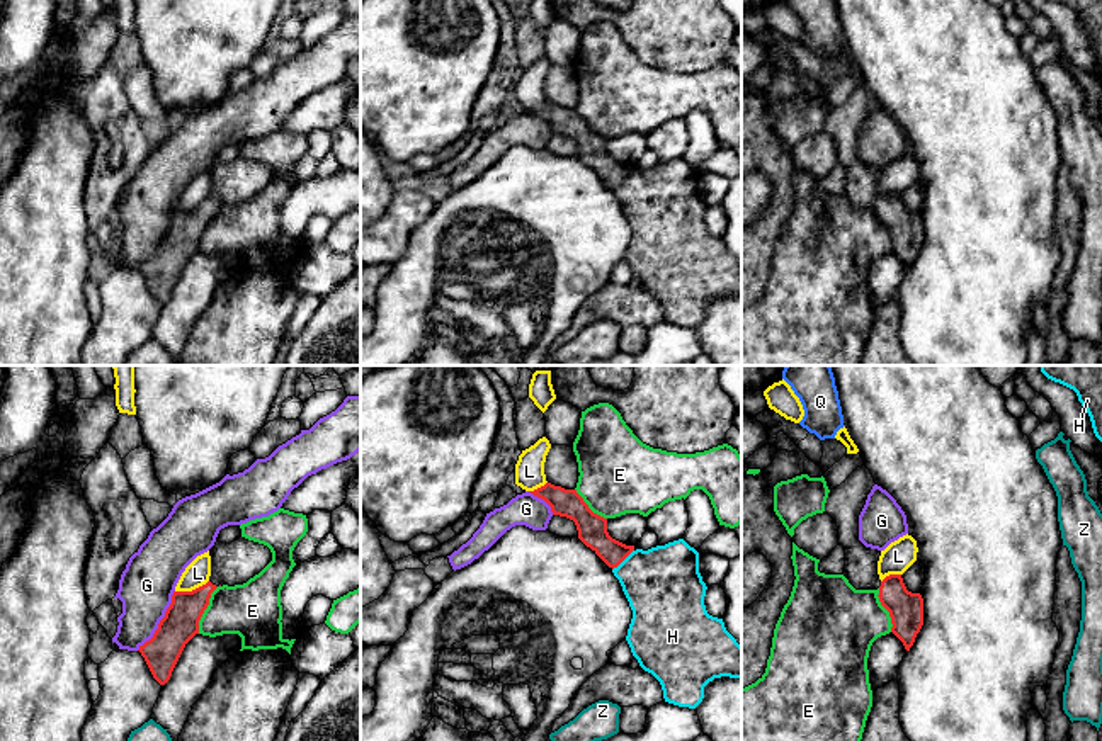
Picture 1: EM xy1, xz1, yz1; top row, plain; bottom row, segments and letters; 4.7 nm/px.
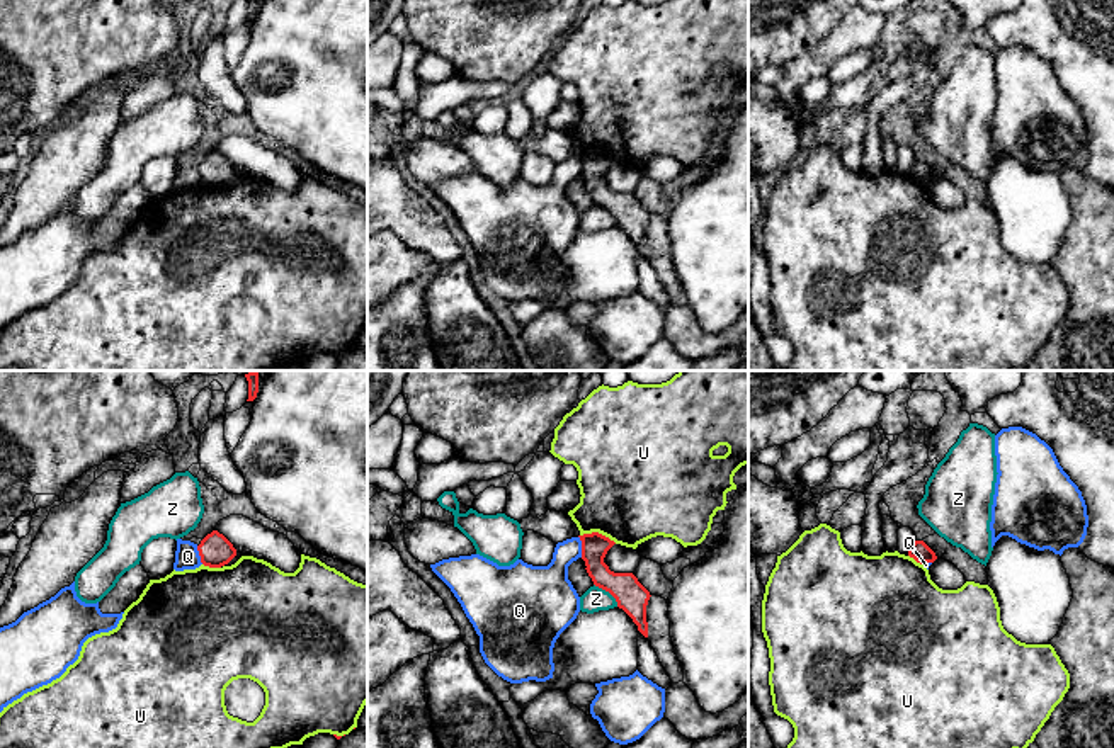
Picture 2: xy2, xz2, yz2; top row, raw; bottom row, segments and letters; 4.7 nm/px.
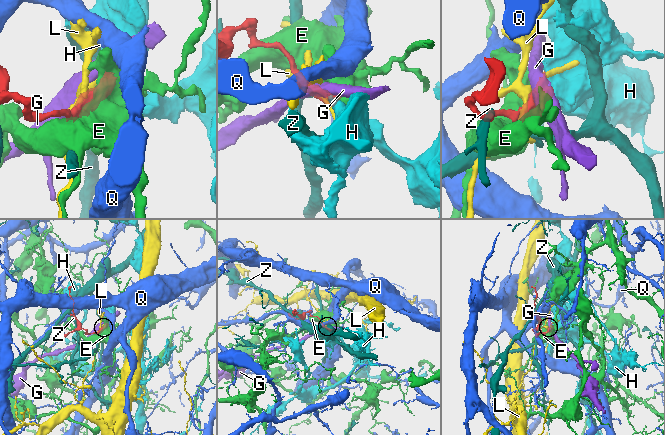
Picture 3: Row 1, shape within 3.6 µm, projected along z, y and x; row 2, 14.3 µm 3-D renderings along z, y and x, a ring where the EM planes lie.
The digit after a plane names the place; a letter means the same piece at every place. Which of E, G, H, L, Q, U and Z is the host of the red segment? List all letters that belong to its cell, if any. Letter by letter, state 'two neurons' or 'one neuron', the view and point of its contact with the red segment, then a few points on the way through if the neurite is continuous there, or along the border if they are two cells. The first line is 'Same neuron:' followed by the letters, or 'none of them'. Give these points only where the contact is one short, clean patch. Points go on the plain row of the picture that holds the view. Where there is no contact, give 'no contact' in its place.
Same neuron: H
E: two neurons; contact xy1 (206, 226); border xy1 (220, 204), (211, 213), (198, 252)
G: two neurons; contact xy1 (160, 240); border xy1 (174, 209), (172, 221), (159, 247), (136, 269)
H: one neuron; contact xz1 (623, 179); way xz1 (592, 148), (623, 179), (664, 206)
L: two neurons; contact xy1 (193, 209)
Q: two neurons; contact xz2 (582, 165); border xz2 (579, 155), (582, 175)
U: two neurons; contact xz2 (597, 152)
Z: two neurons; contact xz2 (608, 209)

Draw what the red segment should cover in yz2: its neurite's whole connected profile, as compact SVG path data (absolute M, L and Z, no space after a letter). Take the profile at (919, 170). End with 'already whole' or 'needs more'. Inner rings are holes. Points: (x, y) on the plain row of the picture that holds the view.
M915 160L908 170L908 175L920 184L934 182L937 178L935 172L924 160Z; already whole

